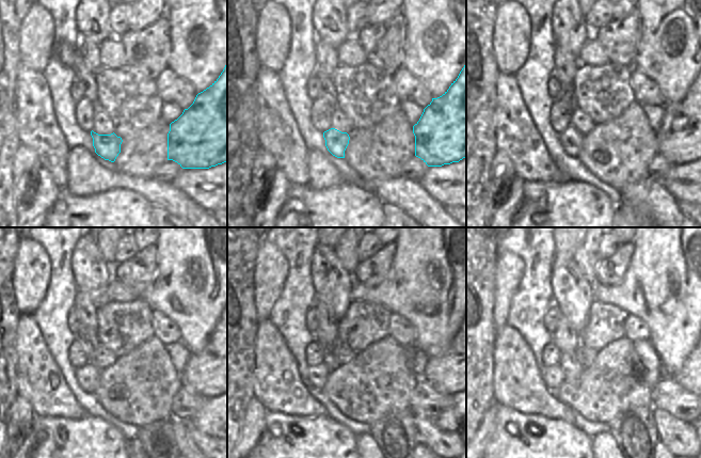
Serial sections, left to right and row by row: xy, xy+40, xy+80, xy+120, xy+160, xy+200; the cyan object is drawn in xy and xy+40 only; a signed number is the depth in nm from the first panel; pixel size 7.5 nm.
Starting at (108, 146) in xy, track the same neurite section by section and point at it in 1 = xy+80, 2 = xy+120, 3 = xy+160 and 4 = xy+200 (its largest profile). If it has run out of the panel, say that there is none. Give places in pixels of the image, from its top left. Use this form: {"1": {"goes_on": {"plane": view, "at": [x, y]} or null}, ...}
{"1": {"goes_on": {"plane": "xy+80", "at": [571, 139]}}, "2": {"goes_on": {"plane": "xy+120", "at": [88, 377]}}, "3": {"goes_on": {"plane": "xy+160", "at": [318, 375]}}, "4": {"goes_on": {"plane": "xy+200", "at": [553, 376]}}}

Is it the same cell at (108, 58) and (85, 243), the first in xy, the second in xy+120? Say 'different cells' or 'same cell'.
different cells

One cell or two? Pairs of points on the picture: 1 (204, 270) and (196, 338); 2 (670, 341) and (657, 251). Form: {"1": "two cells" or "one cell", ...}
{"1": "one cell", "2": "one cell"}

